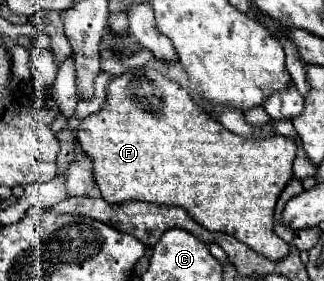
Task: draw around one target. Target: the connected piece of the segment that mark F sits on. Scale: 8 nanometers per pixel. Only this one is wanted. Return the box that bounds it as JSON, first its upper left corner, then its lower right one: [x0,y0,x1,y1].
[76,66,296,262]

